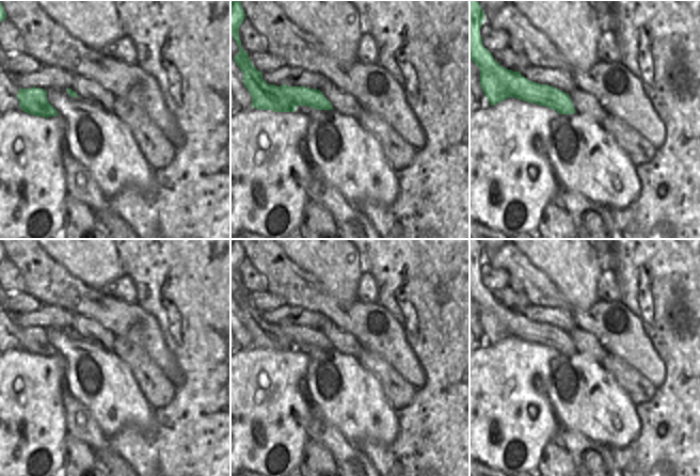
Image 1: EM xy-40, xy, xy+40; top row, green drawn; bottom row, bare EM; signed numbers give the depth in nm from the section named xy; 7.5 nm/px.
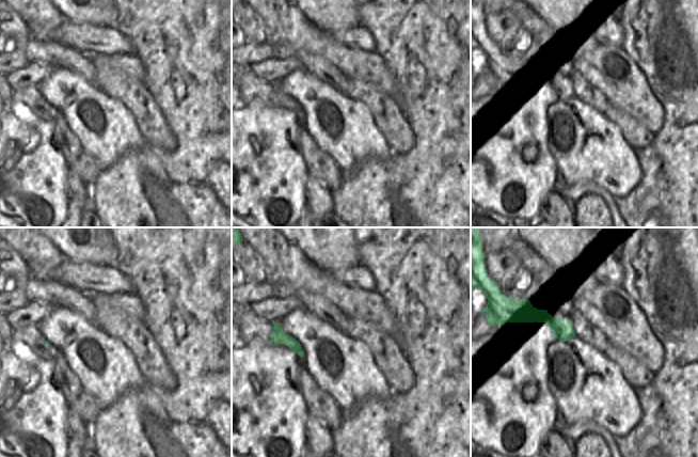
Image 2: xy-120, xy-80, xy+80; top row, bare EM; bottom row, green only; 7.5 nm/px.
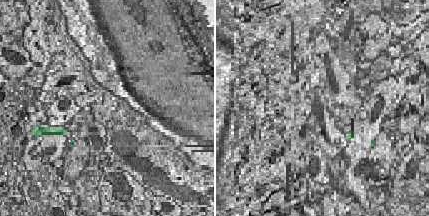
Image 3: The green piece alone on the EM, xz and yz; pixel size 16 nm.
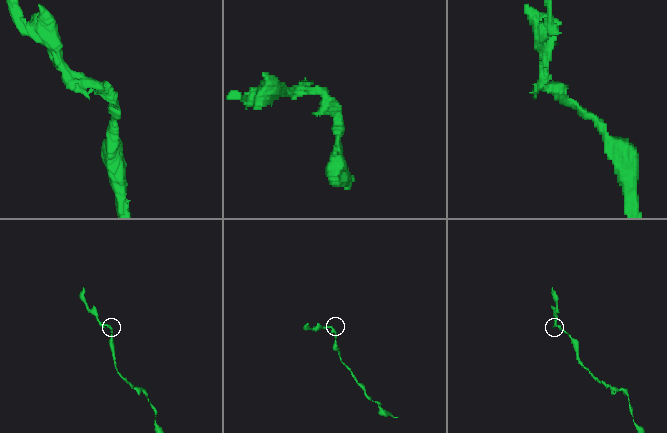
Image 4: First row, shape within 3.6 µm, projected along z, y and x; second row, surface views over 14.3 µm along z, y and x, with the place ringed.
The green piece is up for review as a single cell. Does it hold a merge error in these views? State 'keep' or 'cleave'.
cleave

